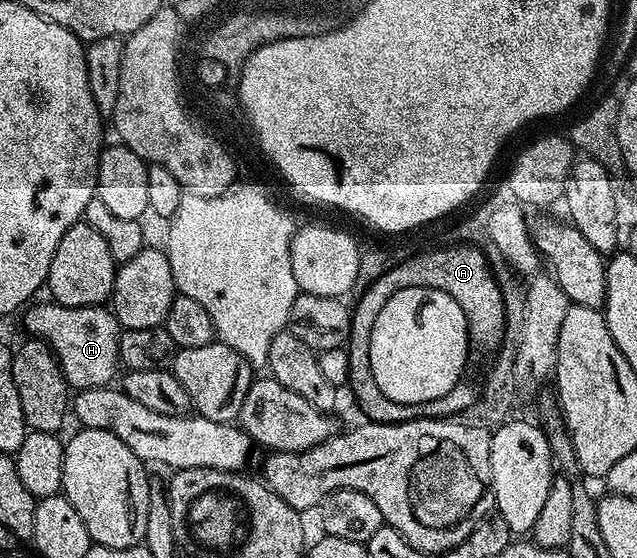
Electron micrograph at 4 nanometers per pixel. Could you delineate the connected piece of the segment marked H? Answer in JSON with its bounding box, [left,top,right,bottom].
[23,303,122,391]

